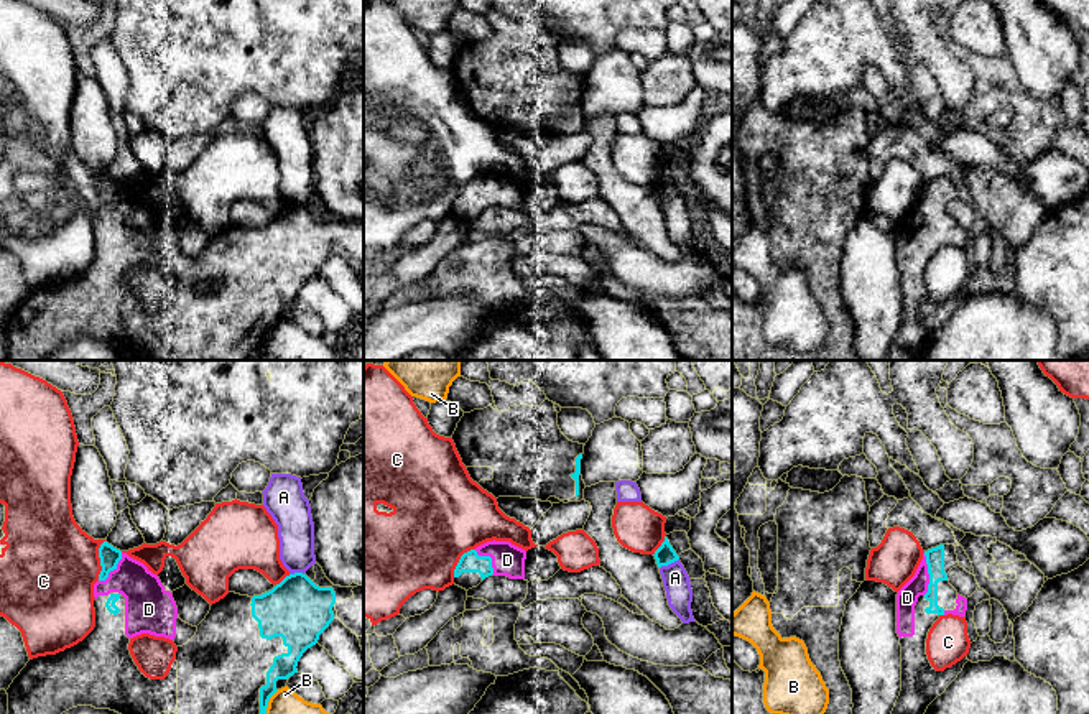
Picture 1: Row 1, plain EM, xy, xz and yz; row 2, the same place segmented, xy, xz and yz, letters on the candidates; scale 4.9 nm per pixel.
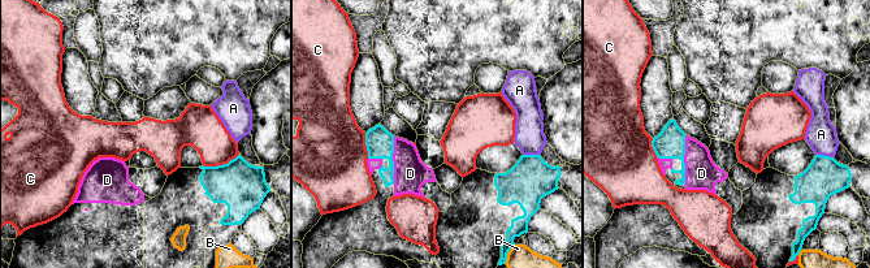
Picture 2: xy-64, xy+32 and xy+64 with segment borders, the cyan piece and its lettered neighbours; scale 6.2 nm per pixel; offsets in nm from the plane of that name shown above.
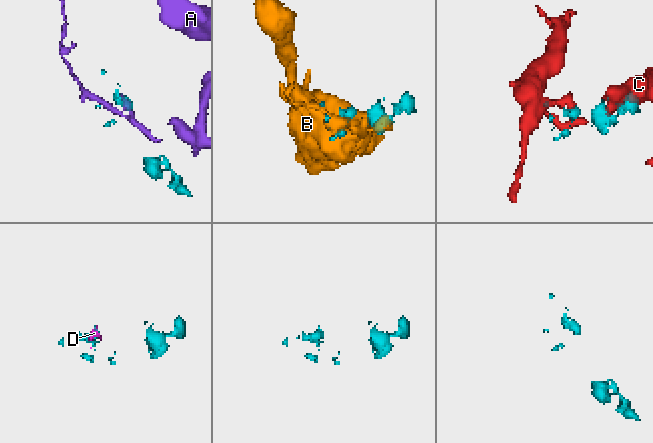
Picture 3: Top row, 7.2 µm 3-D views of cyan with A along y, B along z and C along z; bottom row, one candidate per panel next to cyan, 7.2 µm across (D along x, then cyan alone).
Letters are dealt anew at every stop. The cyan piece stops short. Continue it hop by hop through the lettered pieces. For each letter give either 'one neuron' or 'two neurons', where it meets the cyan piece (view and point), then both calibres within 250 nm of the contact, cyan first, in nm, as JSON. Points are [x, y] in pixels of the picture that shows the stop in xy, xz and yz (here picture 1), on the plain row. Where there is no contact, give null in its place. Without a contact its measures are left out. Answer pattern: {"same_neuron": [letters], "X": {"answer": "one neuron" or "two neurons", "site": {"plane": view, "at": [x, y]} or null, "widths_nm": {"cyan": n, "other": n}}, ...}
{"same_neuron": ["D"], "A": {"answer": "two neurons", "site": {"plane": "xz", "at": [668, 194]}, "widths_nm": {"cyan": 100, "other": 130}}, "B": {"answer": "two neurons", "site": {"plane": "xy", "at": [267, 334]}, "widths_nm": {"cyan": 120, "other": 260}}, "C": {"answer": "two neurons", "site": {"plane": "xy", "at": [101, 191]}, "widths_nm": {"cyan": 100, "other": 460}}, "D": {"answer": "one neuron", "site": {"plane": "yz", "at": [928, 204]}, "widths_nm": {"cyan": 100, "other": 110}}}

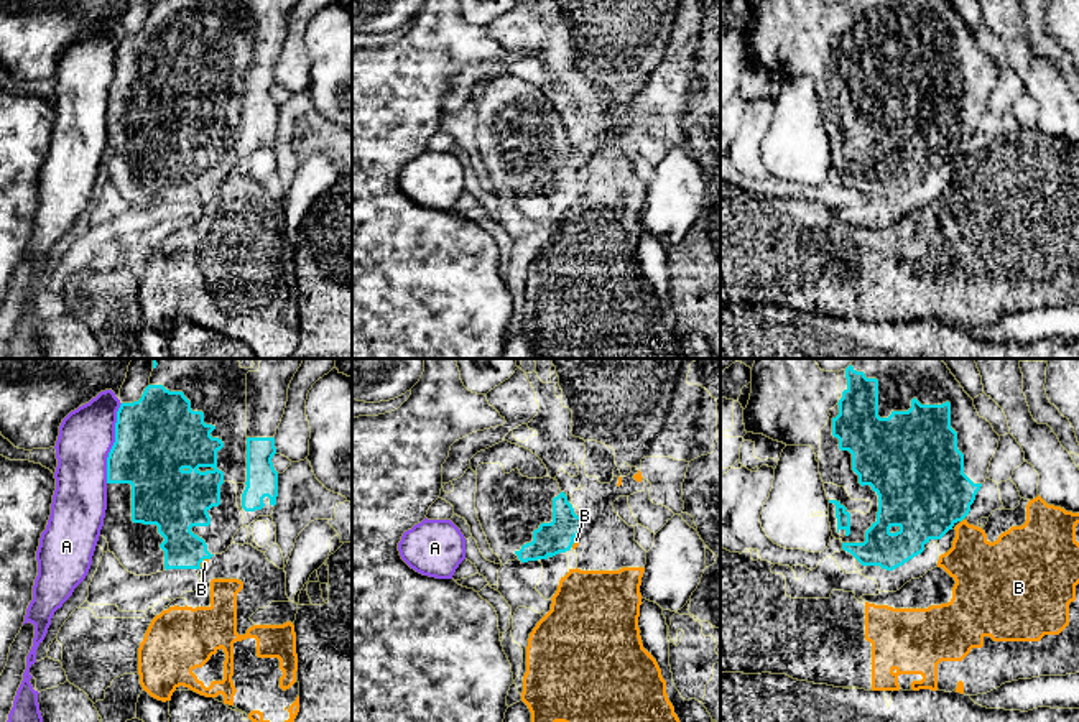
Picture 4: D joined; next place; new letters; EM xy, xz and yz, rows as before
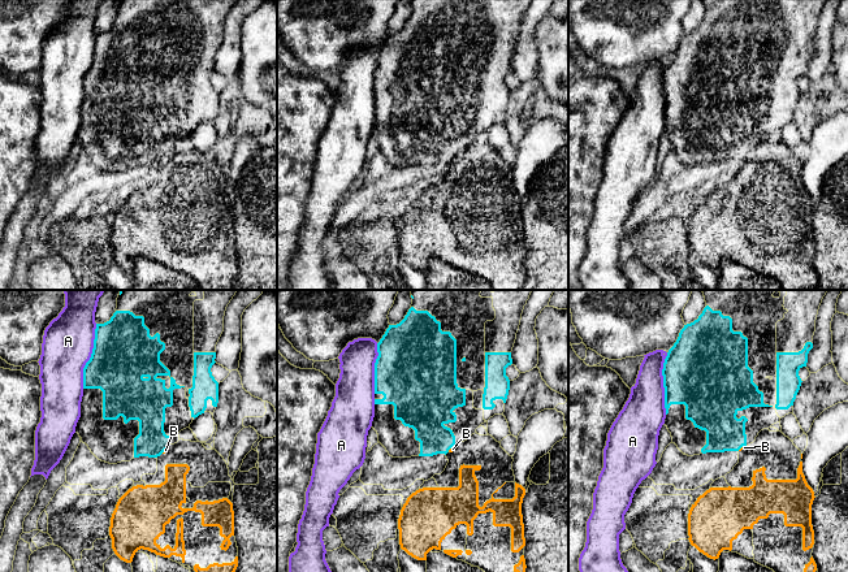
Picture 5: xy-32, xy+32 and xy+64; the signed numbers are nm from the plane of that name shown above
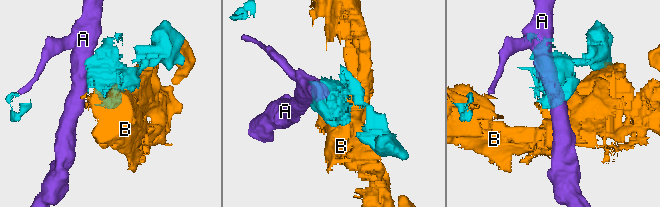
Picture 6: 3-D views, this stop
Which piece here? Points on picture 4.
{"same_neuron": [], "A": {"answer": "two neurons", "site": {"plane": "xy", "at": [114, 74]}, "widths_nm": {"cyan": 400, "other": 280}}, "B": {"answer": "two neurons", "site": {"plane": "xy", "at": [203, 191]}, "widths_nm": {"cyan": 200, "other": 30}}}

